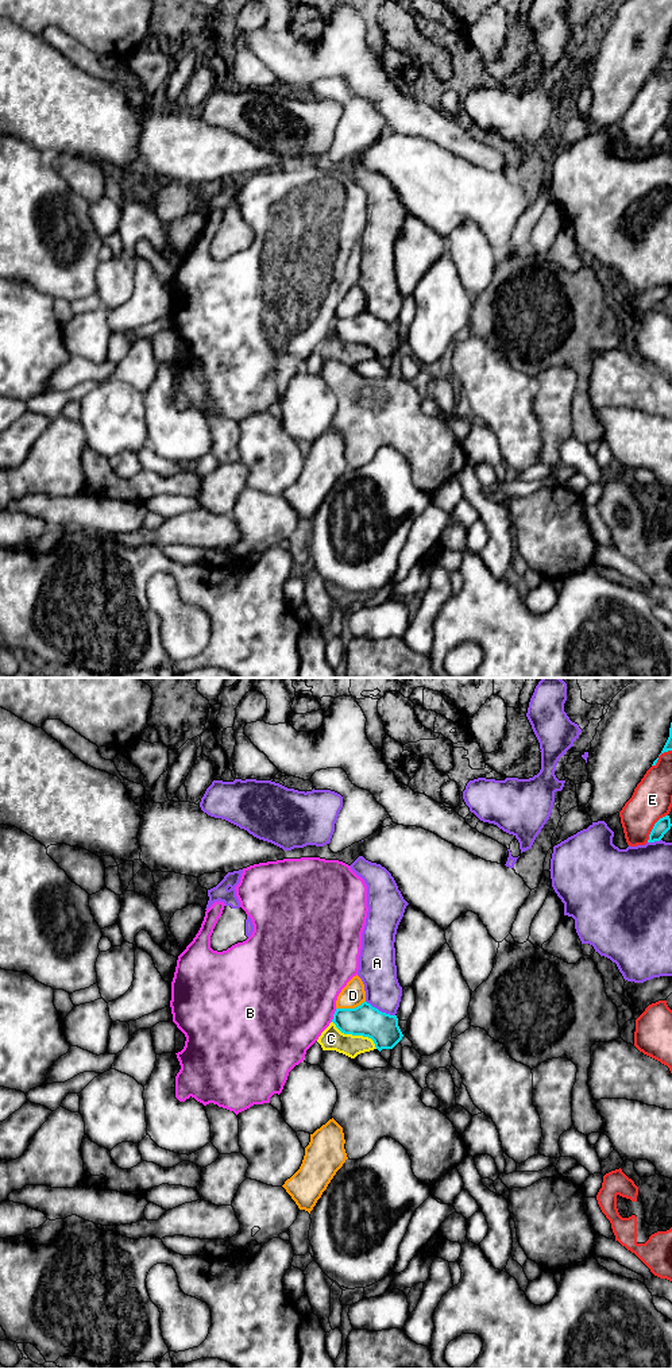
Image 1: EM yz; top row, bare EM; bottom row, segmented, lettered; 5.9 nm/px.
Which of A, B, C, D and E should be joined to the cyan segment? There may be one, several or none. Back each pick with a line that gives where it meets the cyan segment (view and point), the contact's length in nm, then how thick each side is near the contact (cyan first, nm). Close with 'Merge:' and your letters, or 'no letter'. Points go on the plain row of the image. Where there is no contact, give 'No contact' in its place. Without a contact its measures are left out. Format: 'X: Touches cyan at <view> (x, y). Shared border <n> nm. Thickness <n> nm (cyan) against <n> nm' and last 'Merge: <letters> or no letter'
Merge: no letter

